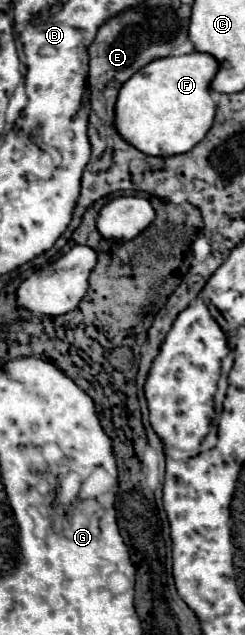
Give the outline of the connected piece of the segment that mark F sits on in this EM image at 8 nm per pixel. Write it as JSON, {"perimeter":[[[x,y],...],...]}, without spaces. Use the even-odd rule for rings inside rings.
{"perimeter":[[[188,53],[180,57],[162,57],[158,61],[150,61],[146,69],[134,73],[134,77],[130,77],[130,81],[126,81],[126,85],[122,85],[122,89],[118,91],[118,101],[114,107],[114,125],[120,137],[138,151],[152,157],[166,157],[190,151],[198,141],[202,141],[202,137],[214,123],[216,103],[210,93],[210,81],[214,79],[216,71],[218,61],[208,53]]]}

